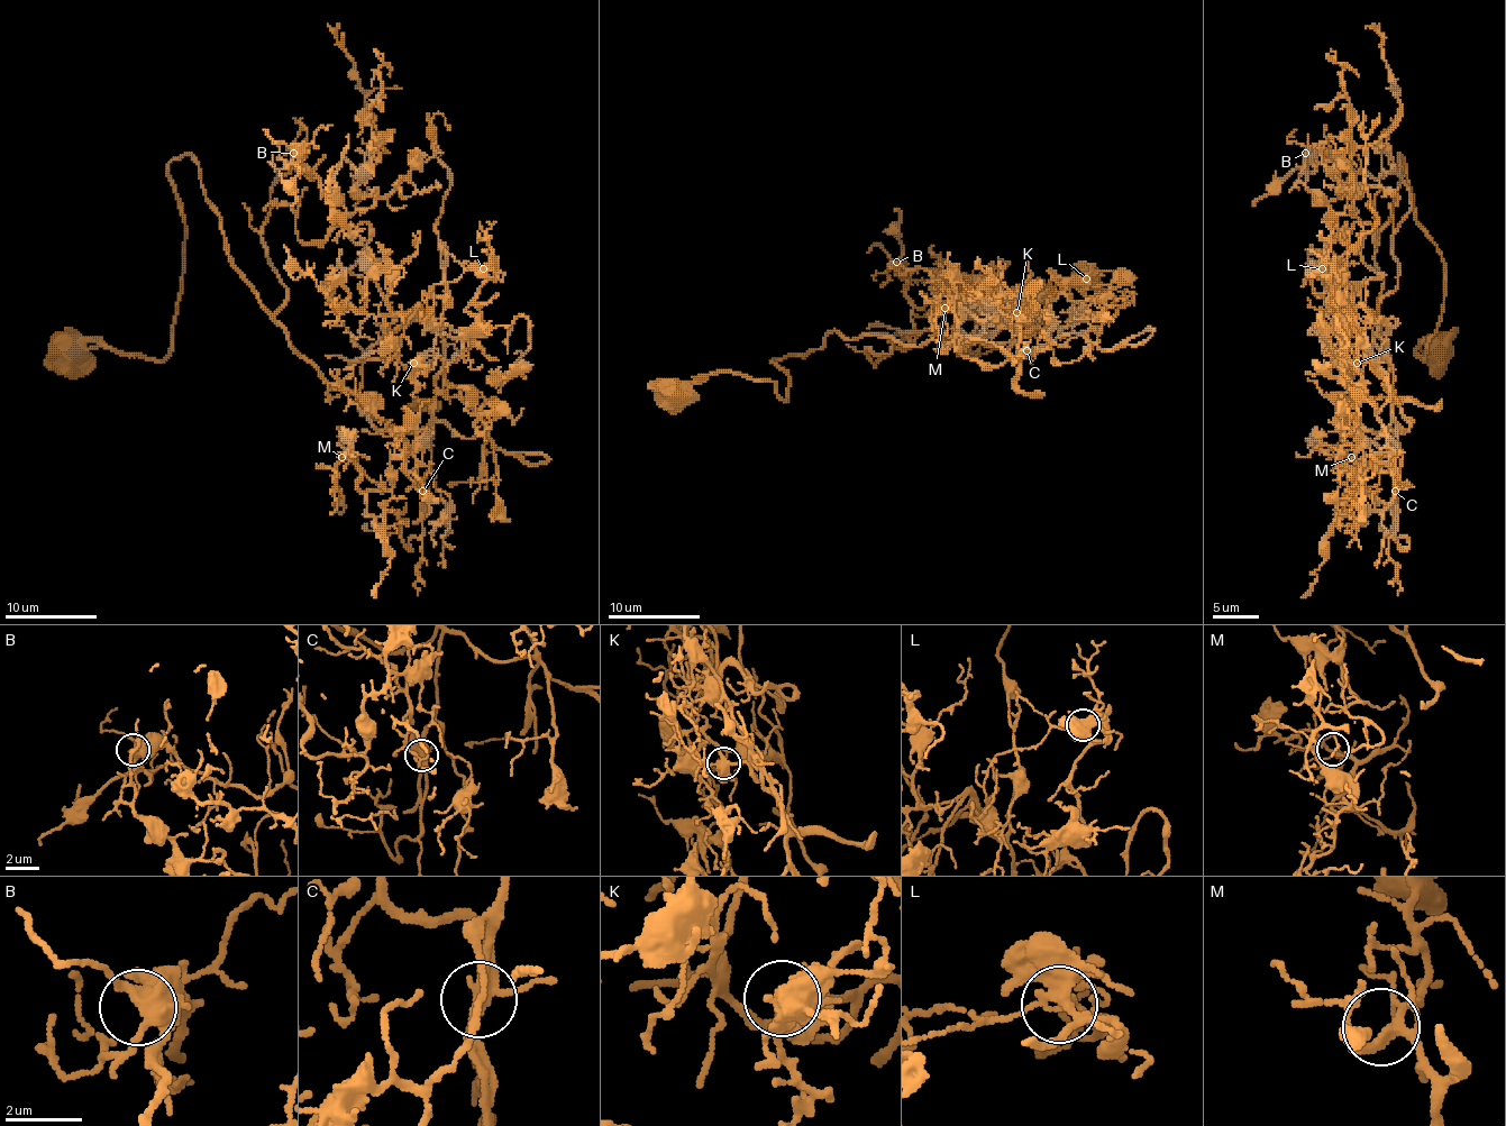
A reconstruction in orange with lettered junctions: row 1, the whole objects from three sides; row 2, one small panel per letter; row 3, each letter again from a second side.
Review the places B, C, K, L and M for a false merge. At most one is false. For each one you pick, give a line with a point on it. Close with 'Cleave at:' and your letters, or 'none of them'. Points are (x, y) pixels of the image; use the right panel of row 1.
Cleave at: none of them

